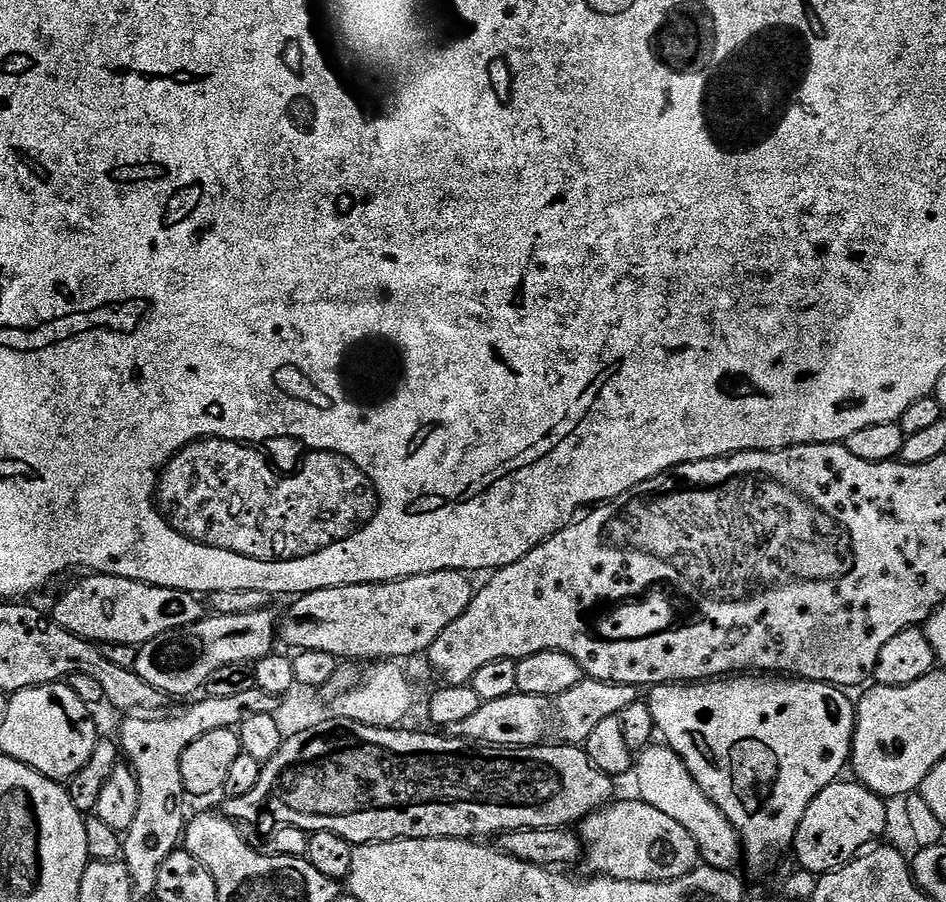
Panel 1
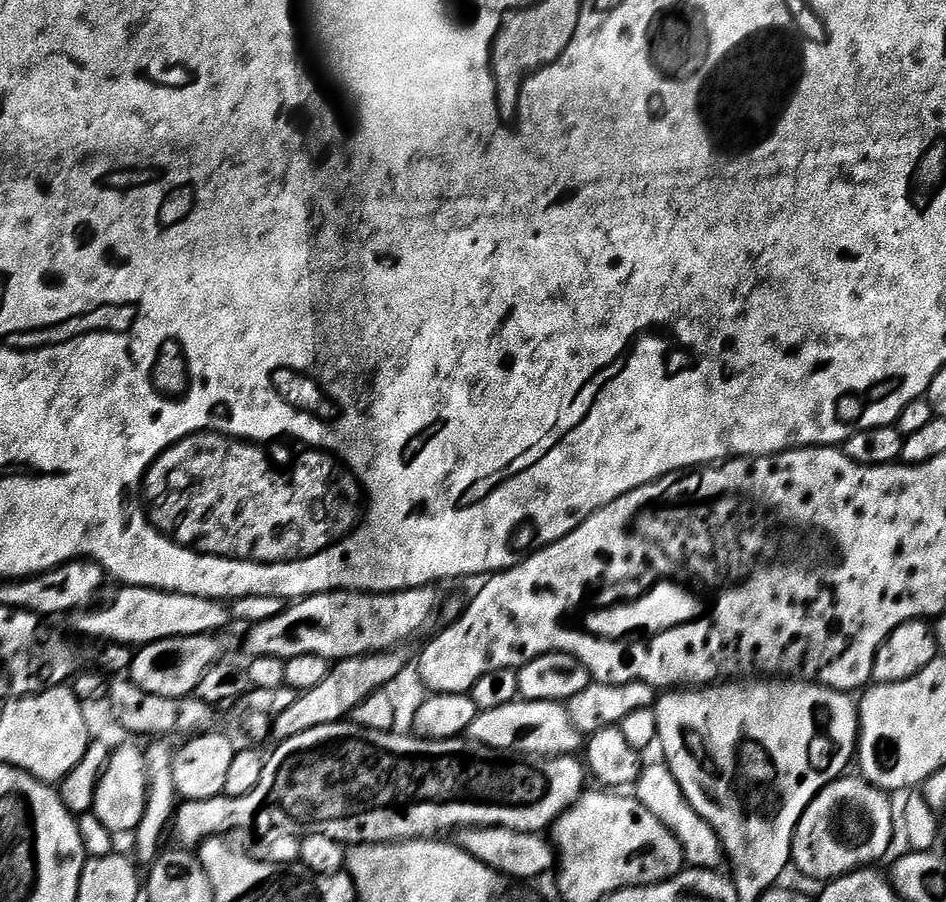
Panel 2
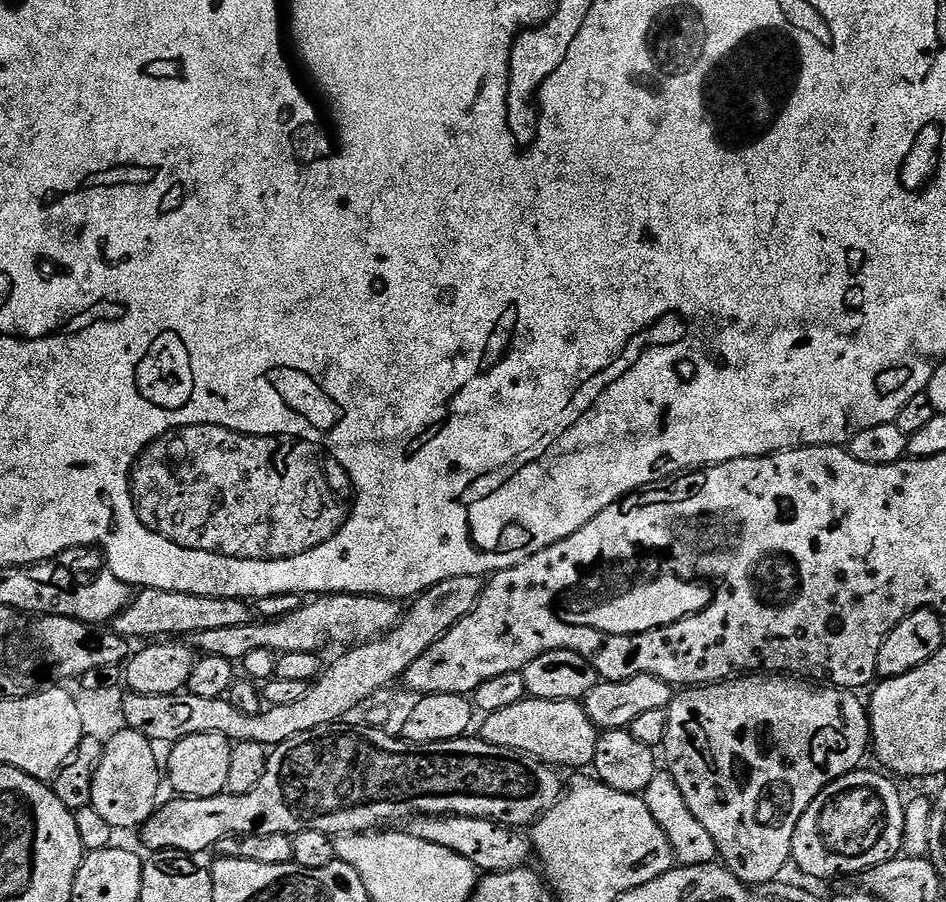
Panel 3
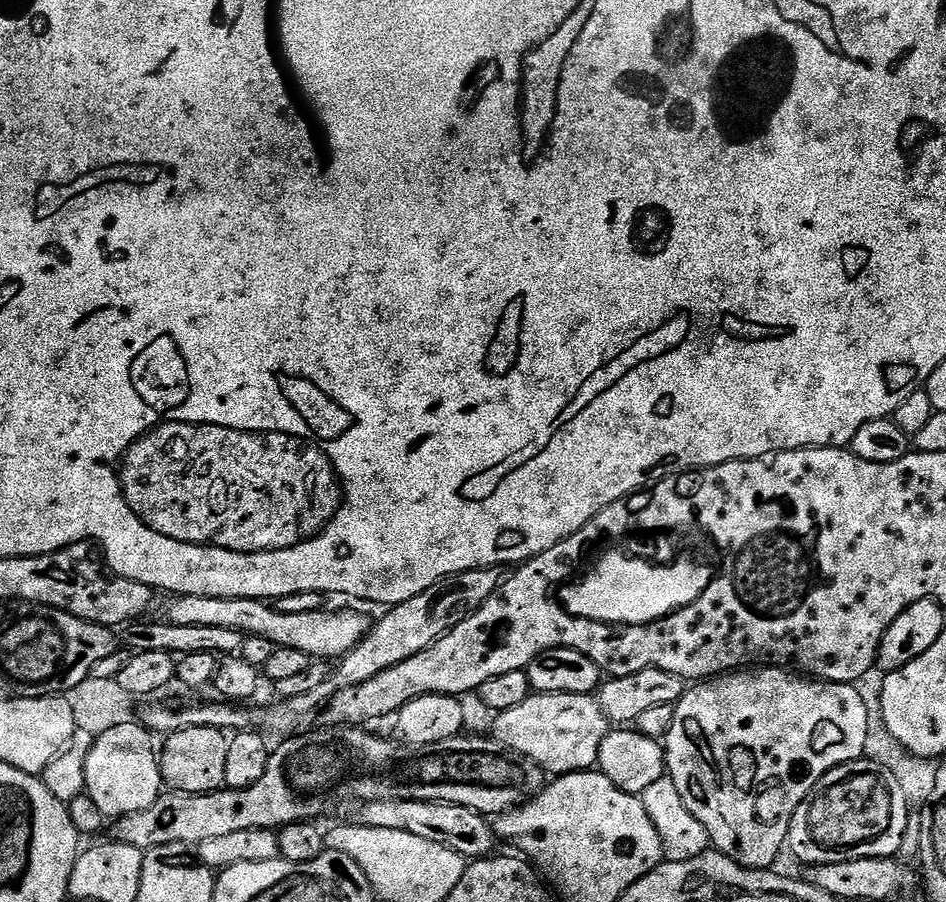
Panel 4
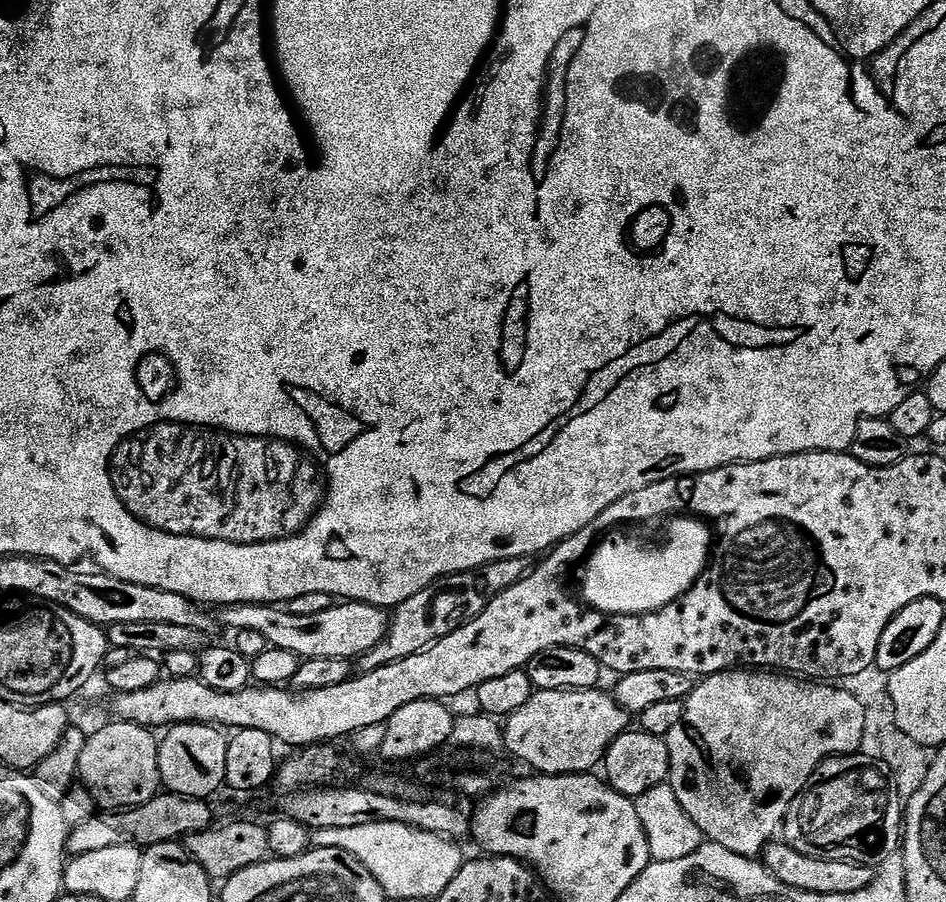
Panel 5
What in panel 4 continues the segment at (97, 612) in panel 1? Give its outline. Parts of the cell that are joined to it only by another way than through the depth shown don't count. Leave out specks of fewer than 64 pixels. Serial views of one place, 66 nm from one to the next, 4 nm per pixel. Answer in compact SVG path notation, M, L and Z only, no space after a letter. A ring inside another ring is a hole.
M173 595L164 604L163 623L174 626L219 626L222 630L238 630L245 636L266 638L277 648L302 650L309 658L325 662L346 655L366 638L370 627L360 612L328 612L282 614L271 603L250 598L206 598L205 596Z

